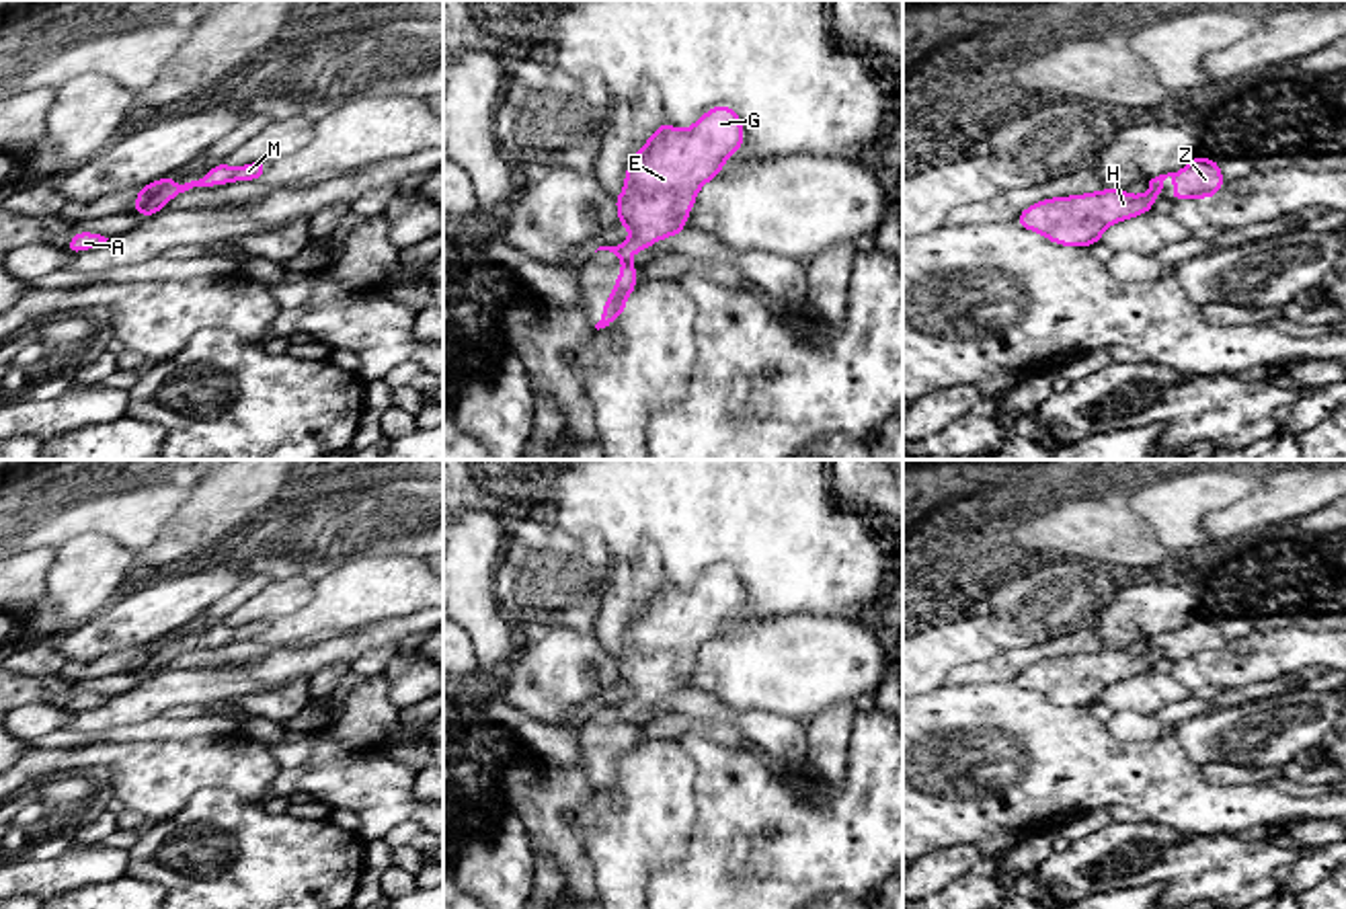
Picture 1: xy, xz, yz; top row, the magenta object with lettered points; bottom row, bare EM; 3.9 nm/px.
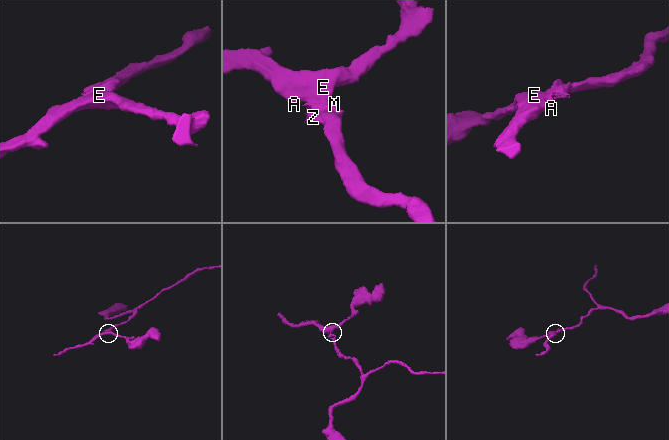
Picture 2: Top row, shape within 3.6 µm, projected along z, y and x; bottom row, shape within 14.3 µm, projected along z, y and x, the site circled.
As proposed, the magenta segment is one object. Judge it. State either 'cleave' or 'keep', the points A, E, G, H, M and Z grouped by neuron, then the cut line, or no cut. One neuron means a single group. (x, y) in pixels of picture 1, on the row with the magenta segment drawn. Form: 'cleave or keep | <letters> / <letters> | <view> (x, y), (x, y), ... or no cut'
cleave | A E G H M / Z | xy (167, 185), (142, 210)

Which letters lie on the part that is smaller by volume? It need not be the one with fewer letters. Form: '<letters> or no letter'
Z

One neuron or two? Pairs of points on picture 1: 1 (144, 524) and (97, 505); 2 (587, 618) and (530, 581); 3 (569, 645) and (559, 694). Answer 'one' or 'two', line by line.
1: one
2: one
3: one

